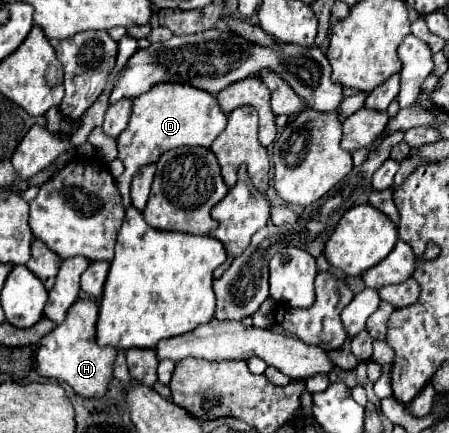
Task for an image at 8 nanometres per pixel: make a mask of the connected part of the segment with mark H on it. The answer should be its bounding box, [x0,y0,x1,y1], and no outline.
[37,299,117,397]

